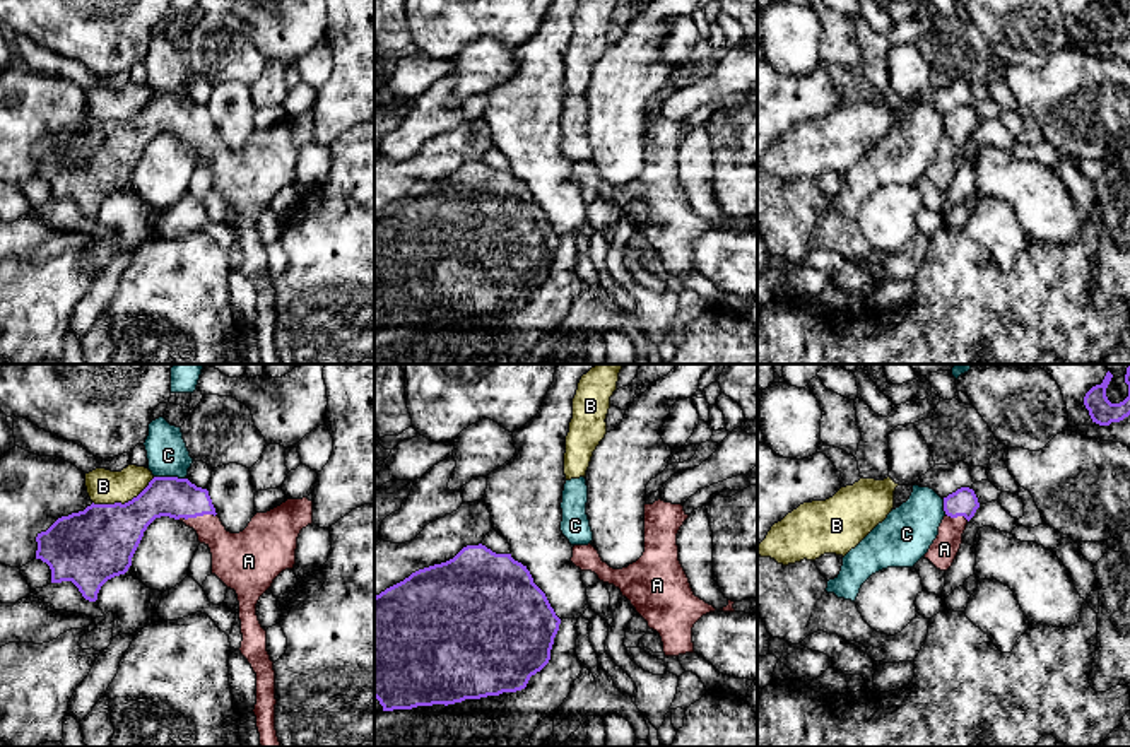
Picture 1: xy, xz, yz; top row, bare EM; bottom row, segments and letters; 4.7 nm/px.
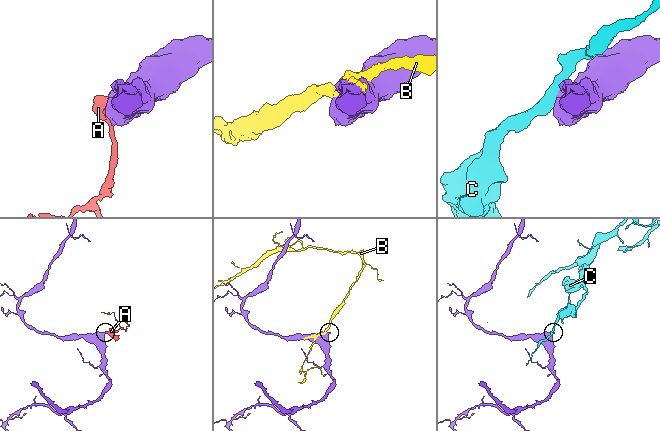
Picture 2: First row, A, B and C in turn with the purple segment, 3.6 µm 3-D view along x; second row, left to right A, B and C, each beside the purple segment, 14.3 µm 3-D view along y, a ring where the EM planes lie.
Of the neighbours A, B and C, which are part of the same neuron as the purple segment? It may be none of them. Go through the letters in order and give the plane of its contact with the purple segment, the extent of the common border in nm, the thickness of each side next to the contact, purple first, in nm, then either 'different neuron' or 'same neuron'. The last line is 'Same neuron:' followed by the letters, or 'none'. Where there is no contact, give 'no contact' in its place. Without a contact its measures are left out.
A: xy | 190 nm | 190/200 nm | same neuron
B: xy | 320 nm | 340/160 nm | different neuron
C: xy | 150 nm | 190/190 nm | different neuron
Same neuron: A

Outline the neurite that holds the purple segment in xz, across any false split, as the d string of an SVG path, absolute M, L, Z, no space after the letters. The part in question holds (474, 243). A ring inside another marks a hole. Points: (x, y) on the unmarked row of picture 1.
M482 161L467 162L453 176L419 186L374 214L374 315L383 328L393 328L521 308L549 280L559 241L527 183Z

